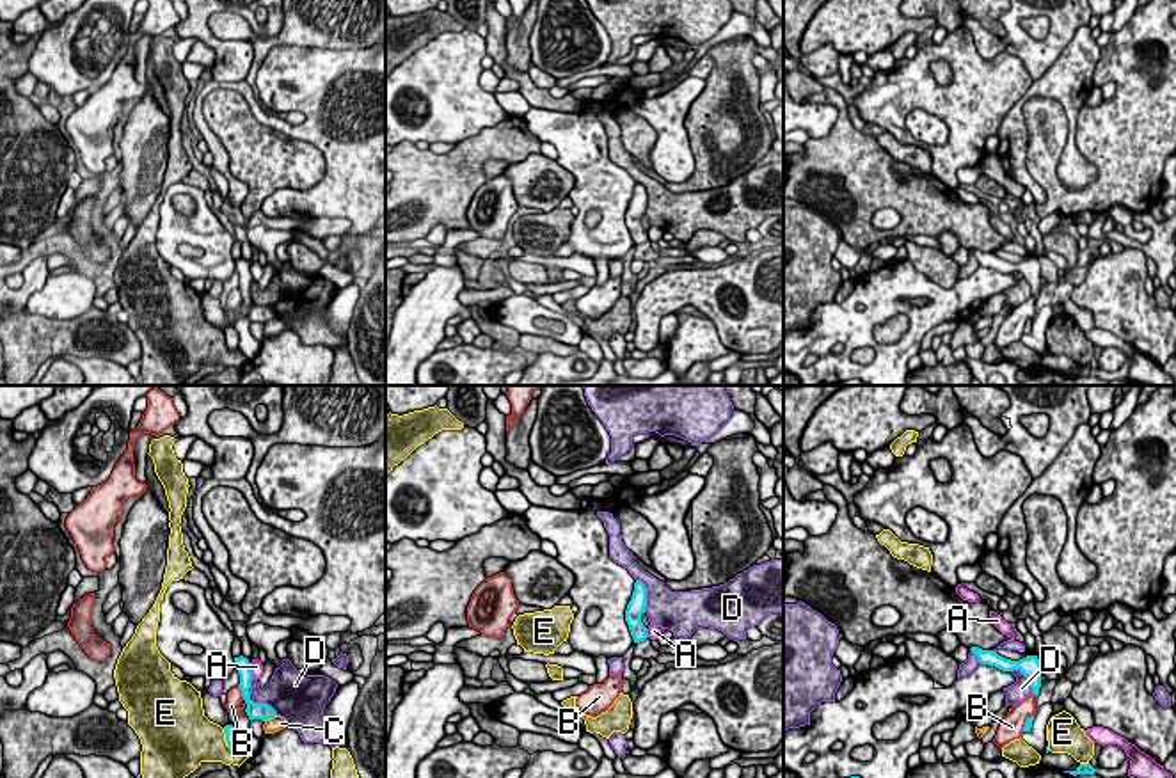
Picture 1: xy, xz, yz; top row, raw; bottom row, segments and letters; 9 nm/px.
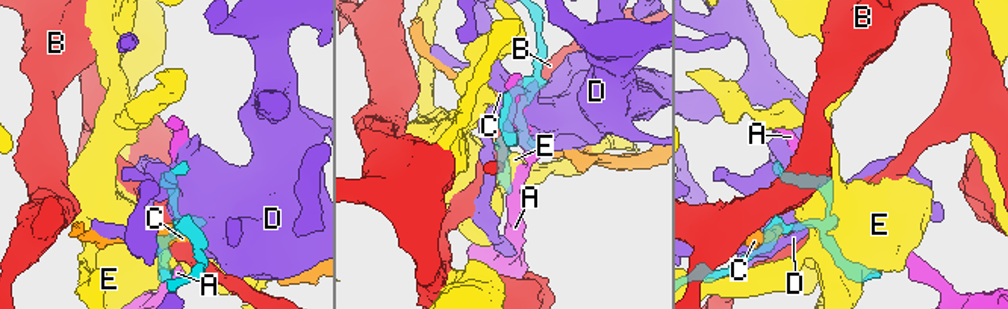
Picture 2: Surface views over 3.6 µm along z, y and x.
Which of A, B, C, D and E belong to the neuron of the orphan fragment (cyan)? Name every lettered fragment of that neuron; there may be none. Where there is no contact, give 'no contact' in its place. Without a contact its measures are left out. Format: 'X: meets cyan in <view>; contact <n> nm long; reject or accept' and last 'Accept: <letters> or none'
A: meets cyan in xy; contact 130 nm long; reject
B: meets cyan in xy; contact 150 nm long; reject
C: meets cyan in xy; contact 130 nm long; reject
D: meets cyan in xz; contact 320 nm long; reject
E: meets cyan in xy; contact 240 nm long; reject
Accept: none

